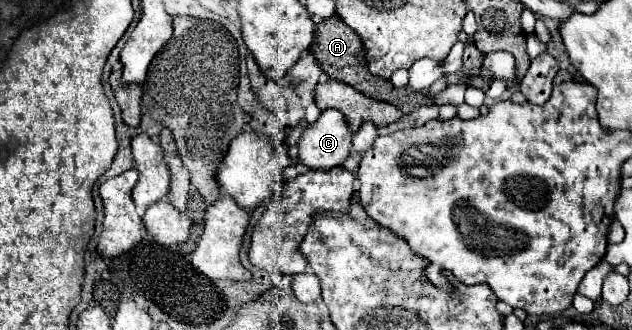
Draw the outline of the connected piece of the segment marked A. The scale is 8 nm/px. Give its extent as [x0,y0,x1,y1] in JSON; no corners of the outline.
[311,16,433,114]

